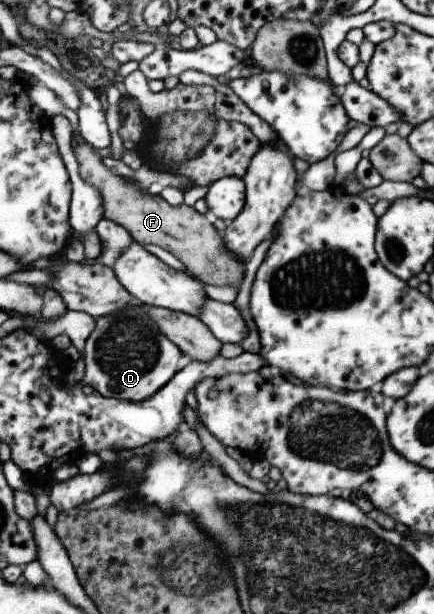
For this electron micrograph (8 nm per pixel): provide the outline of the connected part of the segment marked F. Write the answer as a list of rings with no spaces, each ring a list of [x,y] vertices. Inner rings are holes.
[[[77,141],[72,153],[77,161],[78,173],[91,187],[95,187],[101,195],[103,218],[121,225],[131,239],[140,246],[157,245],[169,251],[181,263],[188,274],[199,282],[215,287],[241,287],[244,263],[237,261],[223,245],[220,230],[215,231],[211,218],[195,211],[193,206],[181,203],[177,206],[167,204],[157,193],[141,193],[133,183],[127,183],[123,176],[114,175],[108,167],[101,163],[100,157],[85,141]]]

